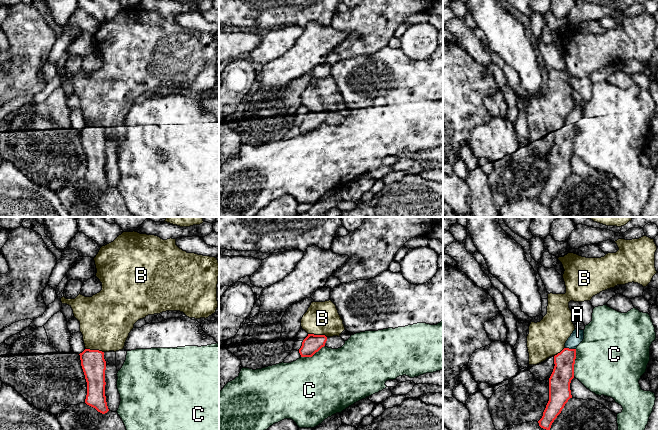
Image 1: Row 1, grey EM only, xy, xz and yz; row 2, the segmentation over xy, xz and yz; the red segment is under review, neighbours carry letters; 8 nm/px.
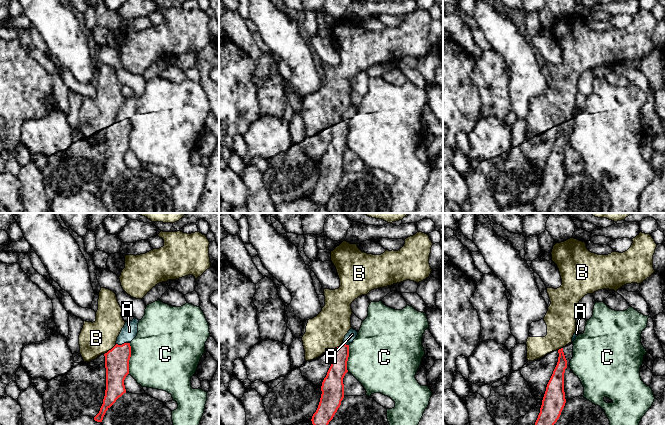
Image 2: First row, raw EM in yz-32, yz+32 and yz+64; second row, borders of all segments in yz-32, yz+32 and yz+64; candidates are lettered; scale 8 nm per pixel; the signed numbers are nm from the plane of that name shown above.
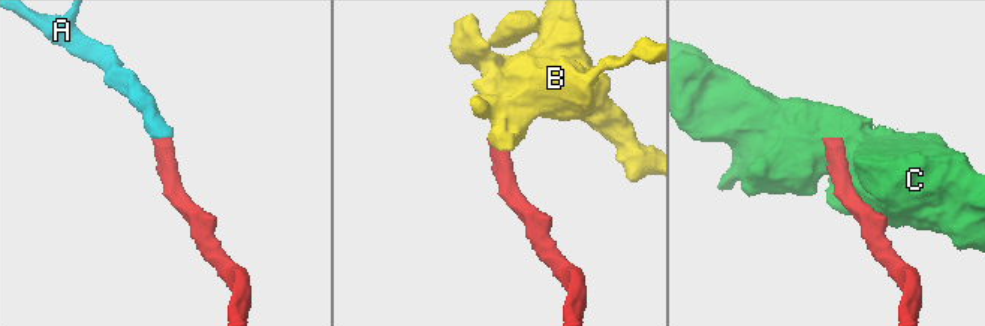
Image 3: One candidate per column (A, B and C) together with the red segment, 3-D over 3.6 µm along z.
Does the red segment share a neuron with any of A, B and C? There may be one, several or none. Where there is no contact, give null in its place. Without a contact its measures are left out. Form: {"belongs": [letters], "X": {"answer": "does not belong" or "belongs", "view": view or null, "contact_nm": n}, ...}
{"belongs": ["A"], "A": {"answer": "belongs", "view": "yz", "contact_nm": 90}, "B": {"answer": "does not belong", "view": "xz", "contact_nm": 160}, "C": {"answer": "does not belong", "view": "yz", "contact_nm": 220}}

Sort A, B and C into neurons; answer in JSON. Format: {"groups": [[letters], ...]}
{"groups": [["A"], ["B"], ["C"]]}

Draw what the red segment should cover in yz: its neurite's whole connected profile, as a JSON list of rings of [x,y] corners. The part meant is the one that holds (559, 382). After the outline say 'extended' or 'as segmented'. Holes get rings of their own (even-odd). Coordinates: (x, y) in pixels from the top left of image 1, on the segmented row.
[[[575,329],[565,343],[565,348],[554,356],[554,369],[549,378],[549,401],[538,421],[543,429],[550,430],[552,423],[572,398],[570,383],[574,378],[576,348],[584,339],[584,330]]]; extended

